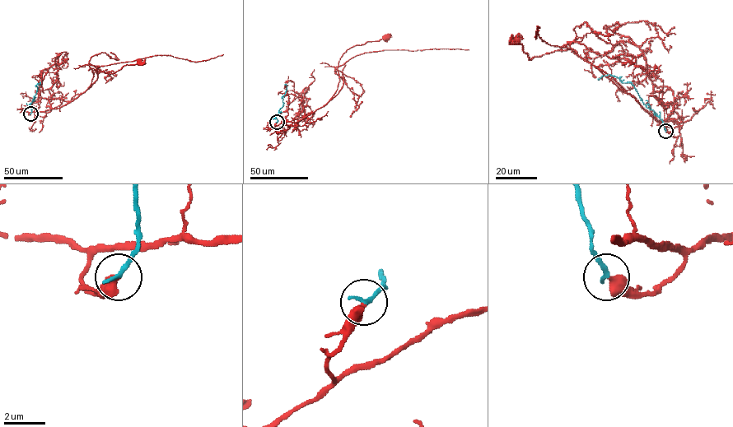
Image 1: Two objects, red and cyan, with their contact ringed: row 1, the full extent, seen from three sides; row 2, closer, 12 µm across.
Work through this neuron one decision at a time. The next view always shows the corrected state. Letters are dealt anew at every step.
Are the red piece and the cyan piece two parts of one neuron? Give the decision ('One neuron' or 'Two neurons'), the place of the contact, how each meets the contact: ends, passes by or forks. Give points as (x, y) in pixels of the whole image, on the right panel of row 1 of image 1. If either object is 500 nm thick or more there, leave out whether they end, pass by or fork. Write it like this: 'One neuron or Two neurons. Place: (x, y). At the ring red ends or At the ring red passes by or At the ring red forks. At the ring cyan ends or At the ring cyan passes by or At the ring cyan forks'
One neuron. Place: (665, 131)

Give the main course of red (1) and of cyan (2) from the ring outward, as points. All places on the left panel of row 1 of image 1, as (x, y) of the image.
1: (30, 113), (49, 113), (76, 99), (91, 84), (94, 73), (91, 68), (111, 73), (127, 64), (140, 63)
2: (30, 113), (30, 104), (36, 94), (35, 85), (40, 82), (38, 85)

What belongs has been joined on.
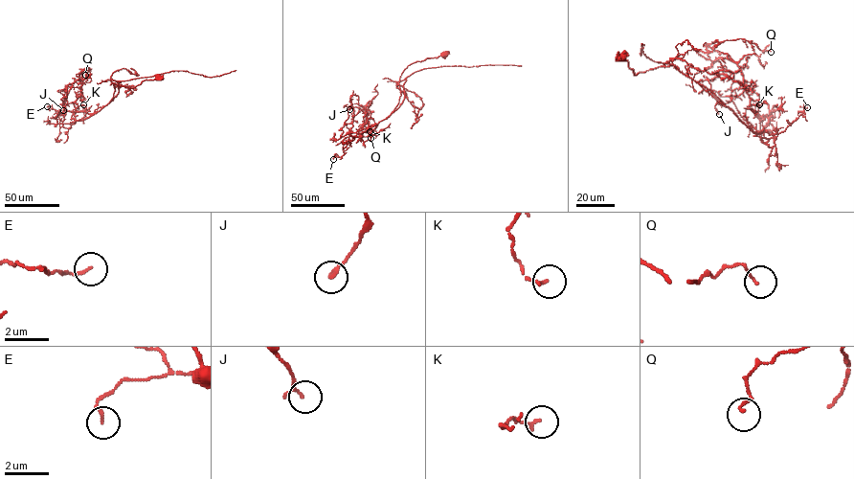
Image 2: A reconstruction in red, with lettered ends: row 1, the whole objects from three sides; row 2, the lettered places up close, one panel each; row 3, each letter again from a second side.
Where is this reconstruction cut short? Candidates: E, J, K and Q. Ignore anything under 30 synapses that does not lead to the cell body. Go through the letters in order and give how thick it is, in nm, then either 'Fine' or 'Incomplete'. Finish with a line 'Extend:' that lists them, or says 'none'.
E: Thickness 140 nm. Fine
J: Thickness 90 nm. Fine
K: Thickness 130 nm. Fine
Q: Thickness 110 nm. Fine
Extend: none

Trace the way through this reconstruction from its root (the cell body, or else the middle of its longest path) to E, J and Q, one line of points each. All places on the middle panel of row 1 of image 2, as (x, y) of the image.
E: (444, 55), (404, 69), (393, 110), (357, 133), (344, 154), (333, 159)
J: (444, 55), (416, 61), (404, 69), (398, 83), (397, 104), (359, 137), (349, 135), (354, 114), (349, 109)
Q: (444, 55), (404, 69), (397, 104), (360, 137), (367, 105), (376, 125), (370, 138)

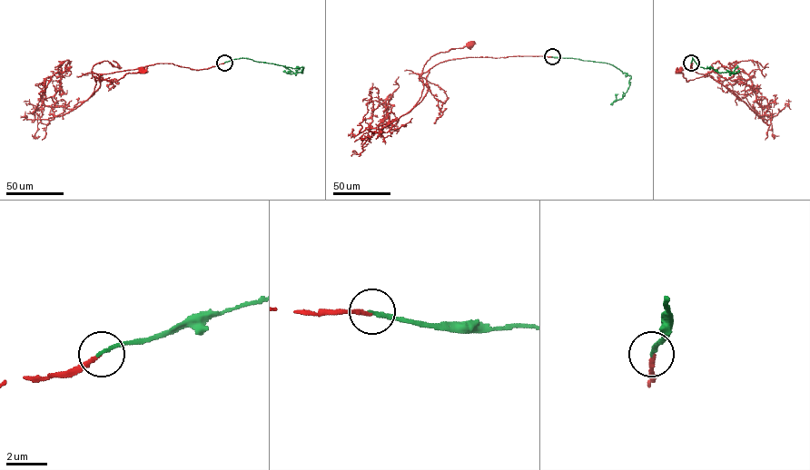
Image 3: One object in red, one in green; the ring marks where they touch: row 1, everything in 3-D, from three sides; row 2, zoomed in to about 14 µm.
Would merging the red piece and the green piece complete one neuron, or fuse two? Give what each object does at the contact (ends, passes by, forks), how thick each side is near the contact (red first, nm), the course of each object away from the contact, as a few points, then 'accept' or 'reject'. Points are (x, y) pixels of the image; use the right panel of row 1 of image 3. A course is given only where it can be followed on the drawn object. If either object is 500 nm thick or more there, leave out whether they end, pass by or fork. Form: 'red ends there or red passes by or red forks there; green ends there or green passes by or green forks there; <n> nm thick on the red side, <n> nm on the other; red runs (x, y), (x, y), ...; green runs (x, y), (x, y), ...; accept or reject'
red ends there; green ends there; 170 nm thick on the red side, 180 nm on the other; red runs (691, 63), (690, 70), (692, 63), (695, 72), (712, 76), (740, 99), (710, 76), (686, 82), (679, 72); green runs (691, 63), (692, 58), (699, 66), (711, 67), (720, 73), (732, 73), (737, 65); accept

